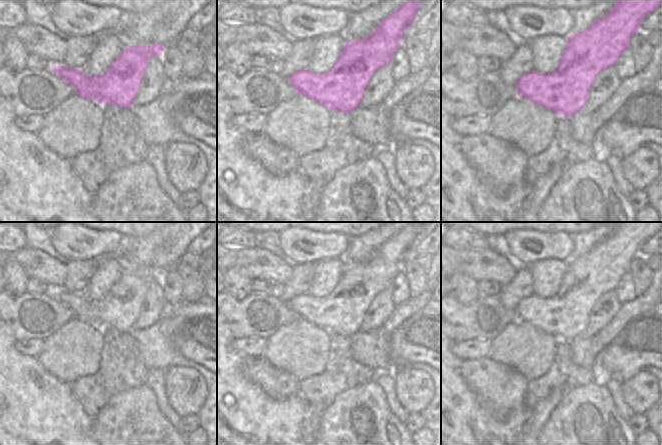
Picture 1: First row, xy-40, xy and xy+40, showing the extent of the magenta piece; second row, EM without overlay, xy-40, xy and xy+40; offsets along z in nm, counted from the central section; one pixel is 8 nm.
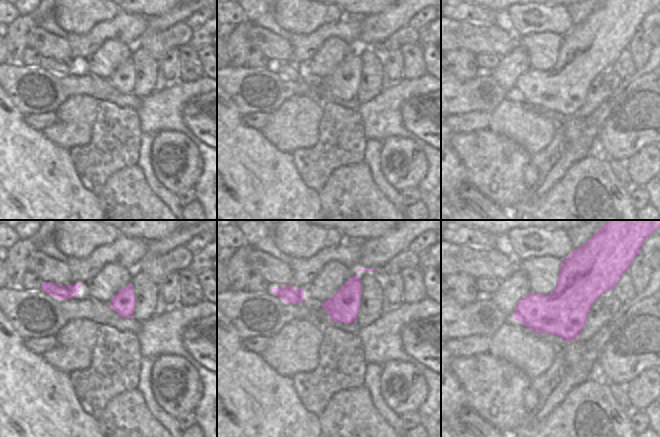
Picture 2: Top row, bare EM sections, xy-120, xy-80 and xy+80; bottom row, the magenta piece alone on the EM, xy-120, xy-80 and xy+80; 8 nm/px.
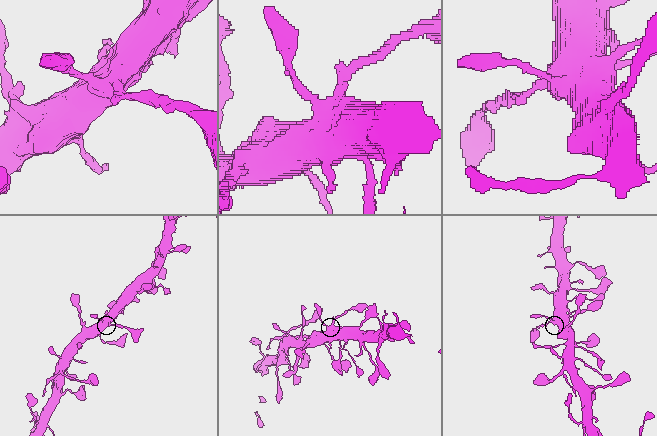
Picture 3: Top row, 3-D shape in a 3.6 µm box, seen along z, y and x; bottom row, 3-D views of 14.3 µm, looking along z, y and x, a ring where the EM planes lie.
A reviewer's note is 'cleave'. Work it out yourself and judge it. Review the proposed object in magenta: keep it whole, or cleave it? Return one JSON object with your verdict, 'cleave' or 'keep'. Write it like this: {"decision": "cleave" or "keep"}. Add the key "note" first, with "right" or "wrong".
{"note": "wrong", "decision": "keep"}

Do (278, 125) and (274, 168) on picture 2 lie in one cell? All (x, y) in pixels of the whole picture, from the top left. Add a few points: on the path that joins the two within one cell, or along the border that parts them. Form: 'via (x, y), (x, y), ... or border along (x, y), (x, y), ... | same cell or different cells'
border along (260, 131), (281, 151), (291, 154) | different cells

